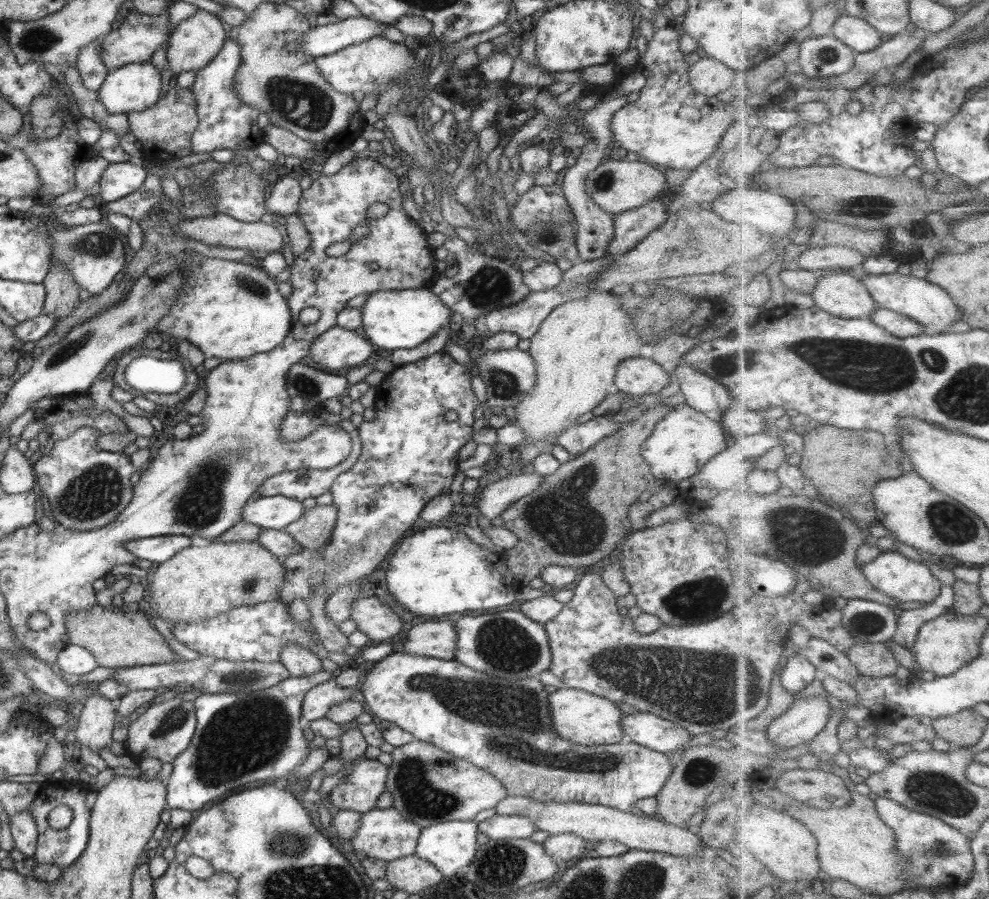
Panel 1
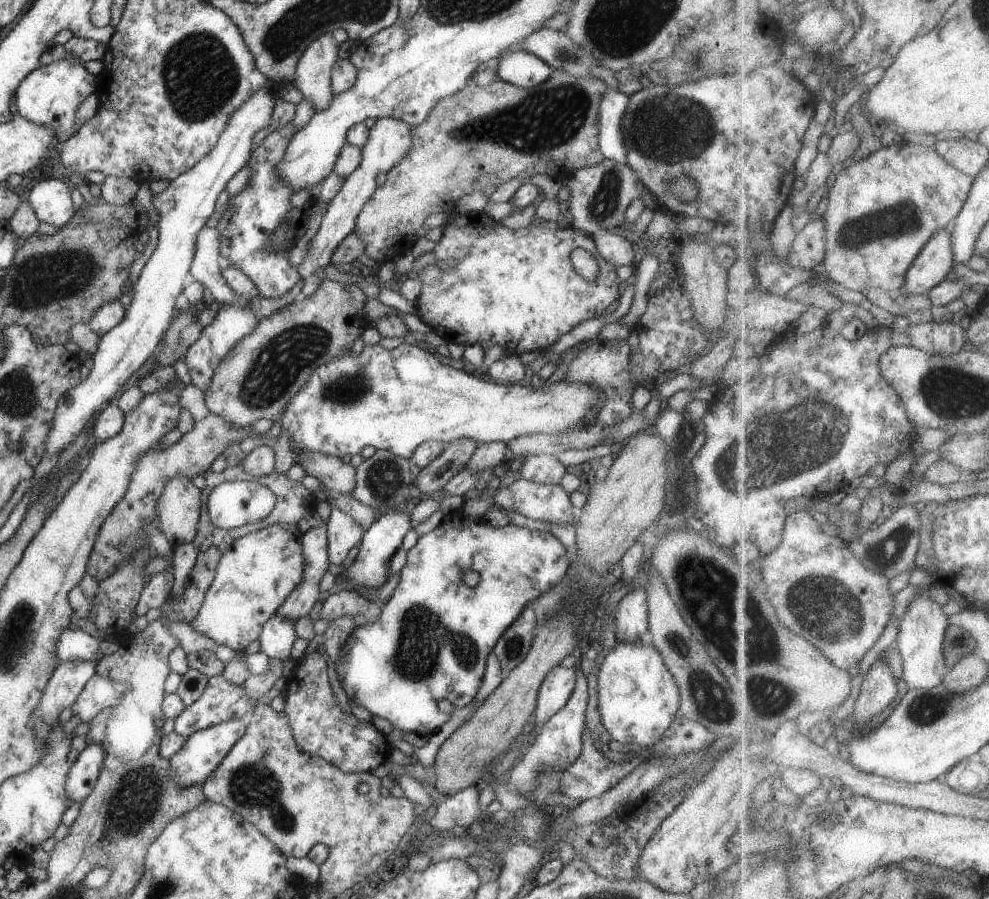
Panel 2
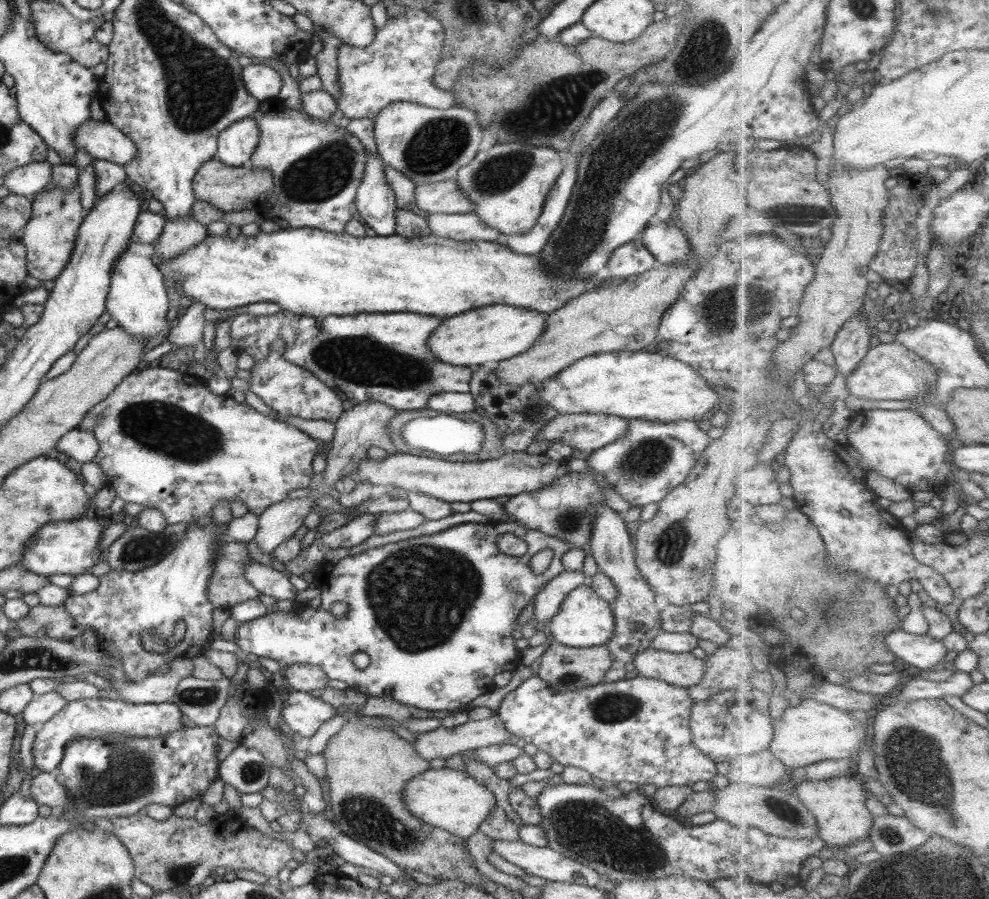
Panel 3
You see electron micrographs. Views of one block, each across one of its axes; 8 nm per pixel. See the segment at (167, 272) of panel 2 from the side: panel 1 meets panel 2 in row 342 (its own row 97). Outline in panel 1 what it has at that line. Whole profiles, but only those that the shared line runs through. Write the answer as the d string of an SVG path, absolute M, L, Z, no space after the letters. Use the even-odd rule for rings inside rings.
M151 62L130 64L110 71L97 94L110 114L127 115L150 109L160 100L161 70Z

